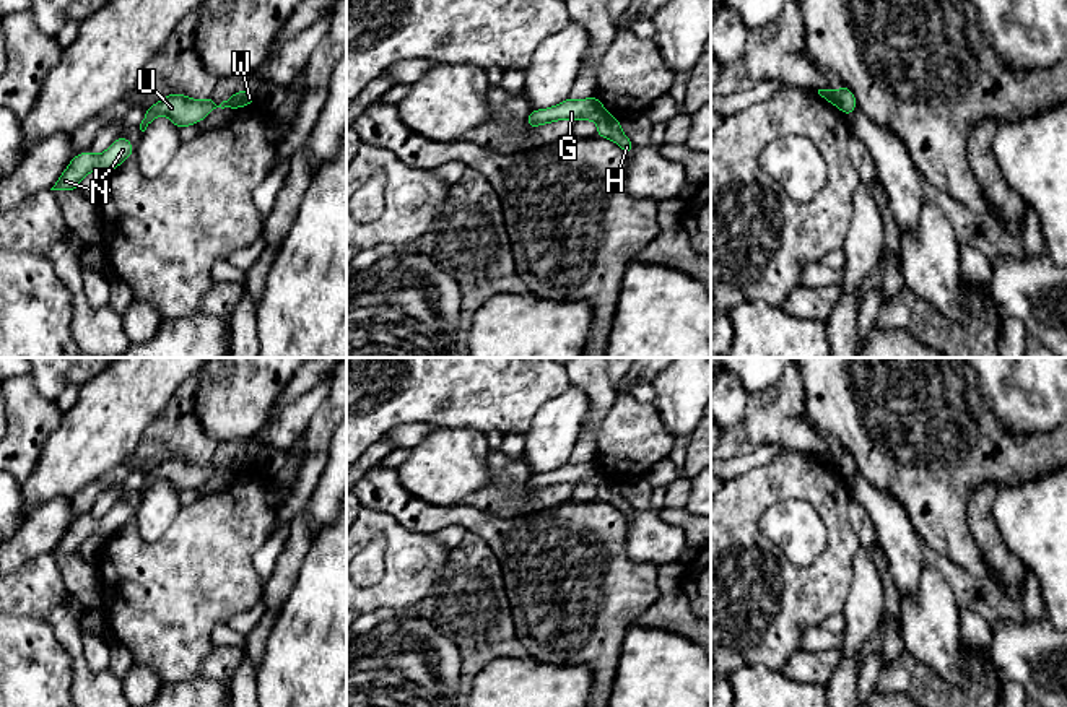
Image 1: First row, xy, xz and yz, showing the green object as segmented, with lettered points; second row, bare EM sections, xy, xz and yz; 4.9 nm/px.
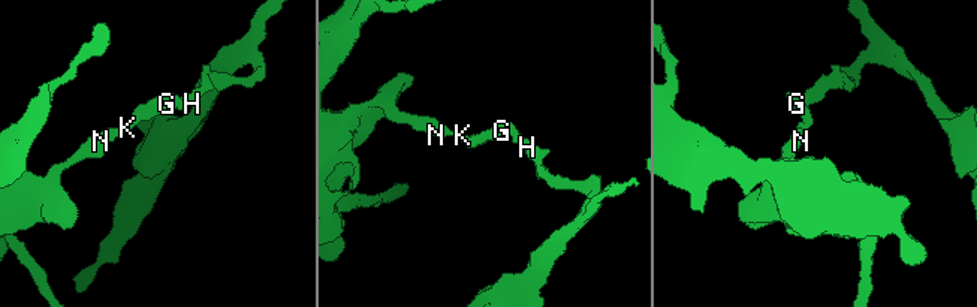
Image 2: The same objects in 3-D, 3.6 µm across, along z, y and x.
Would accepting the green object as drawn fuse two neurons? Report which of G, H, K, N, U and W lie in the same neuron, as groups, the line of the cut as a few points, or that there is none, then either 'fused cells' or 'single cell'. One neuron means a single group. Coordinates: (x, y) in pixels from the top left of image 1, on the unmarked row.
groups G K N U / H W; cut xy (236, 459), (233, 472); fused cells

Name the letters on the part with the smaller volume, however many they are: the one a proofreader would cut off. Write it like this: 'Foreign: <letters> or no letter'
Foreign: H, W

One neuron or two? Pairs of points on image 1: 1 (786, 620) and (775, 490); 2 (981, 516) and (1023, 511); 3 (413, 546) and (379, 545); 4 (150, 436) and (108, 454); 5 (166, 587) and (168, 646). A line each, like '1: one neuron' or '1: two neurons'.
1: one neuron
2: two neurons
3: two neurons
4: two neurons
5: one neuron

